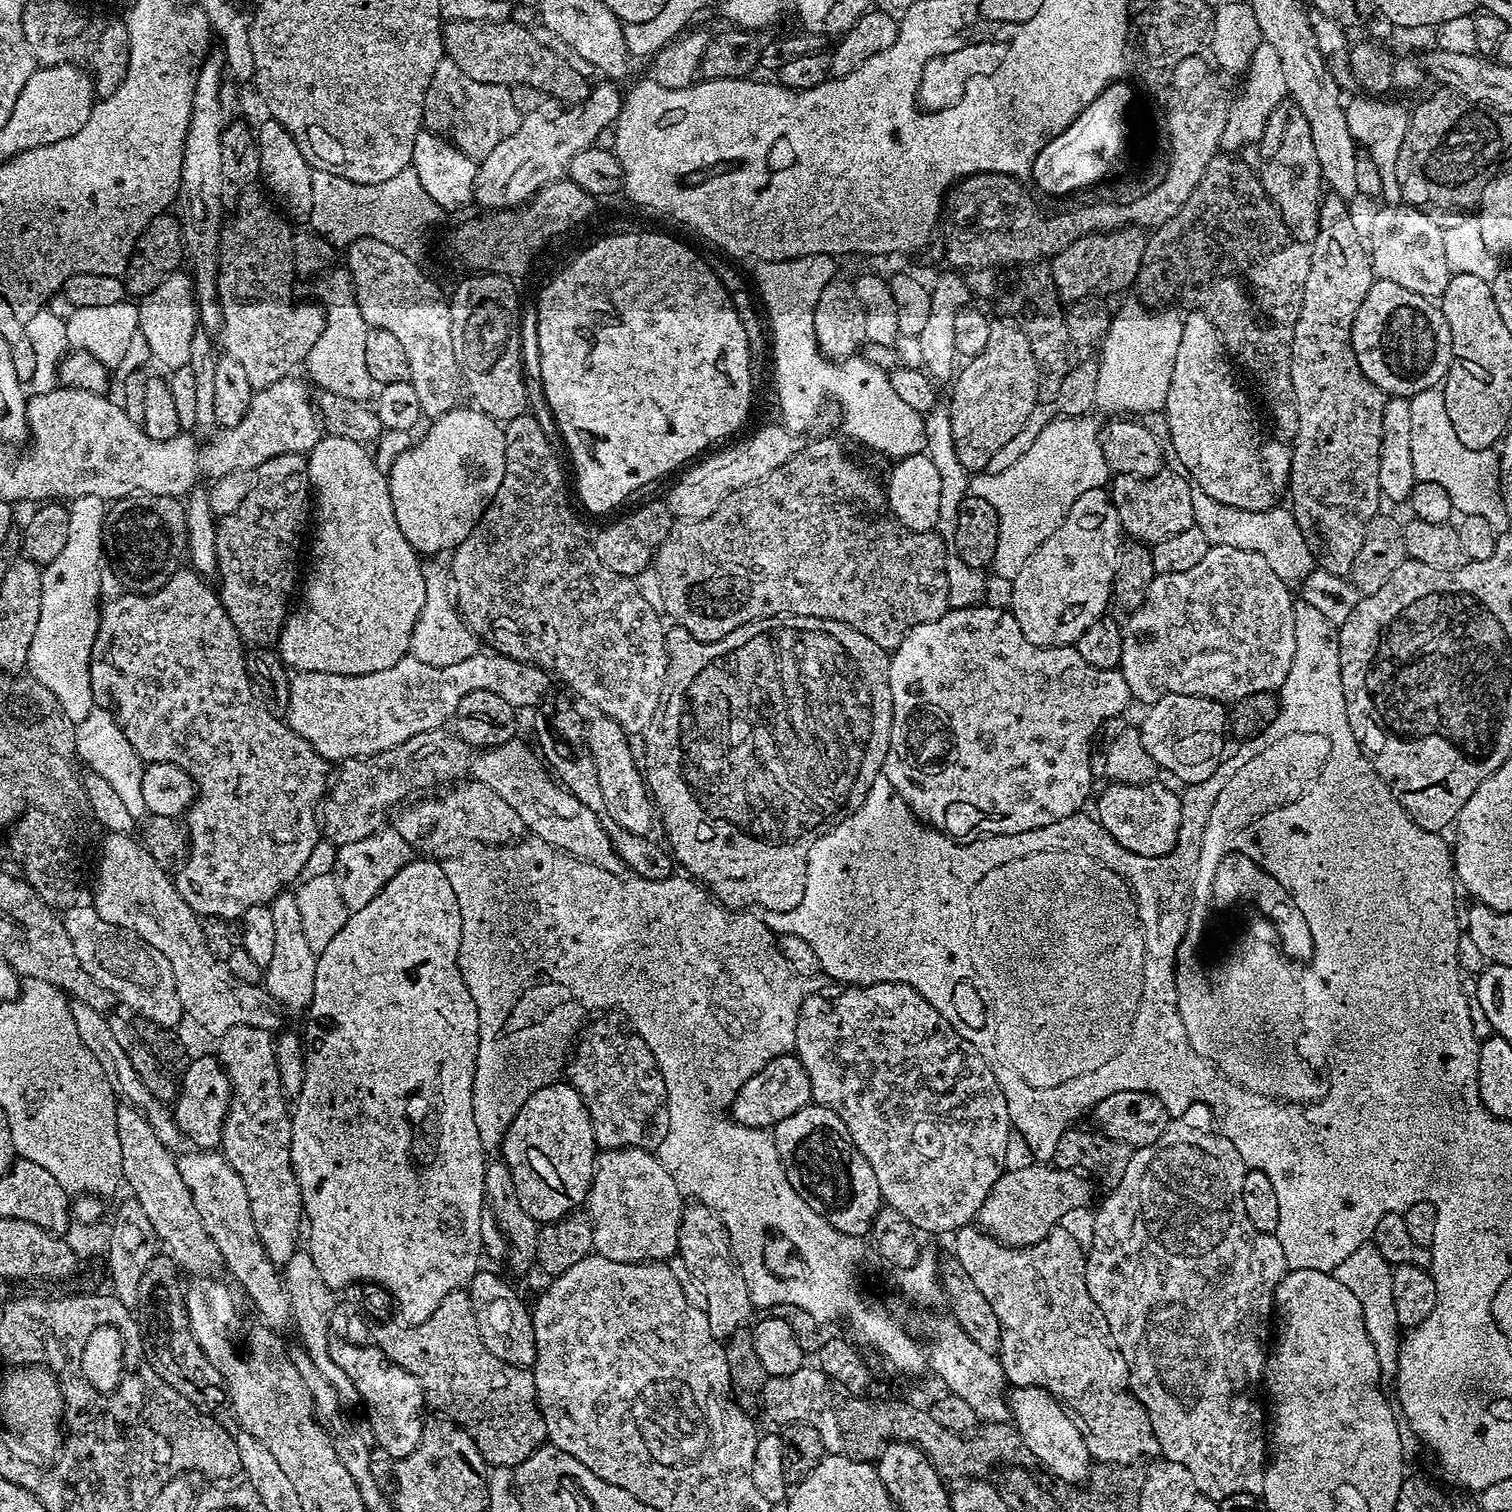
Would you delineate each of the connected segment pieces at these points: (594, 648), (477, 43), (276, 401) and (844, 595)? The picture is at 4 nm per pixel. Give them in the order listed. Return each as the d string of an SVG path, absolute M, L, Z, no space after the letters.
M525 414L514 418L513 420L507 421L502 428L504 434L504 457L506 458L506 466L504 467L504 477L502 478L502 486L496 491L495 496L492 497L487 508L484 509L484 514L481 516L480 520L474 526L474 530L465 540L458 545L457 548L452 549L450 553L450 559L452 559L452 588L456 591L456 596L454 595L454 603L457 612L459 612L460 617L468 623L468 628L476 635L481 641L484 640L485 645L491 646L495 651L501 652L504 656L509 656L515 660L523 660L530 664L535 664L544 669L545 672L551 674L553 677L560 676L560 680L564 684L569 684L582 699L588 704L593 704L597 709L595 710L601 716L607 716L609 720L613 720L615 724L620 725L624 729L625 733L633 734L632 732L639 733L641 730L648 727L649 722L652 720L652 715L656 712L657 706L660 704L660 694L664 690L664 679L668 673L668 646L666 643L666 624L663 624L660 619L662 619L661 613L654 610L654 606L650 606L650 602L646 602L646 598L642 598L642 594L638 590L635 579L630 576L623 576L622 574L614 574L614 570L610 570L606 566L602 566L602 562L598 558L598 554L594 554L594 546L592 545L592 536L586 525L580 521L581 513L575 512L572 509L572 500L574 504L574 496L570 491L570 480L564 477L564 468L560 465L560 456L558 453L552 449L552 444L548 441L548 436L544 433L544 428L535 420L531 414Z
M449 19L447 23L443 25L442 31L444 33L444 51L446 53L447 59L454 61L458 67L461 68L466 74L466 78L474 78L474 82L484 82L484 83L494 83L498 86L504 86L511 90L516 90L521 84L524 88L533 88L536 92L549 92L550 95L553 96L556 100L561 100L561 105L571 106L573 104L581 104L584 99L589 94L590 91L590 80L589 77L583 76L578 72L578 70L574 70L571 66L571 62L567 55L559 56L558 53L555 52L554 49L551 48L548 44L543 44L542 41L539 40L538 37L535 36L534 33L531 32L528 28L523 28L520 24L511 24L511 19L499 20L496 23L492 23L490 21L482 20L482 21L466 21L466 20L451 20Z
M294 376L275 380L271 386L257 389L251 395L246 416L236 426L217 431L216 447L192 434L192 452L196 452L196 476L192 476L192 489L212 475L225 476L242 469L256 470L272 457L307 453L306 450L316 444L312 426L318 422L311 398L311 393L308 394Z
M824 436L821 440L812 440L808 445L797 447L792 457L778 470L770 470L766 478L758 482L750 482L738 490L734 490L720 503L718 510L710 514L710 518L701 520L689 520L687 522L673 523L670 534L654 552L654 567L658 574L658 582L662 582L662 602L664 612L672 615L677 625L684 628L702 642L714 642L721 640L726 634L738 630L746 622L754 622L771 616L805 616L806 618L822 618L842 622L858 634L866 634L870 642L878 642L886 650L895 650L914 630L914 626L922 626L926 622L934 622L942 618L950 607L948 595L950 594L950 582L948 581L948 561L950 553L944 545L945 537L939 531L915 532L907 528L901 520L890 511L888 505L888 493L885 485L880 484L864 468L859 468L848 457L848 452L832 436Z

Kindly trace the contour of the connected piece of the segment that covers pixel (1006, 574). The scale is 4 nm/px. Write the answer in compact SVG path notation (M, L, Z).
M1057 418L1034 438L1034 446L1007 470L976 474L968 481L969 493L986 498L1000 515L998 550L994 550L991 567L1004 582L1010 582L1022 566L1058 530L1070 506L1086 494L1086 490L1104 488L1110 480L1110 469L1101 448L1096 424L1089 418Z

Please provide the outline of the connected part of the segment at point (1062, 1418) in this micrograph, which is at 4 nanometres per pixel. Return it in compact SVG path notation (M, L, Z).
M1026 1386L1013 1387L1007 1393L1008 1410L1011 1423L1020 1432L1023 1442L1037 1458L1042 1468L1053 1472L1057 1481L1073 1486L1087 1480L1090 1471L1090 1457L1086 1450L1086 1442L1068 1417L1068 1411L1057 1402L1046 1390Z

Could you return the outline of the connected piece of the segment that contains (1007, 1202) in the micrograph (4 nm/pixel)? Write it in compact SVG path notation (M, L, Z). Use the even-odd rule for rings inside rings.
M1048 1162L1027 1163L1021 1168L1009 1167L1001 1174L978 1213L979 1227L1011 1248L1025 1248L1038 1243L1052 1233L1070 1210L1087 1208L1093 1203L1093 1181L1085 1173L1057 1168Z

